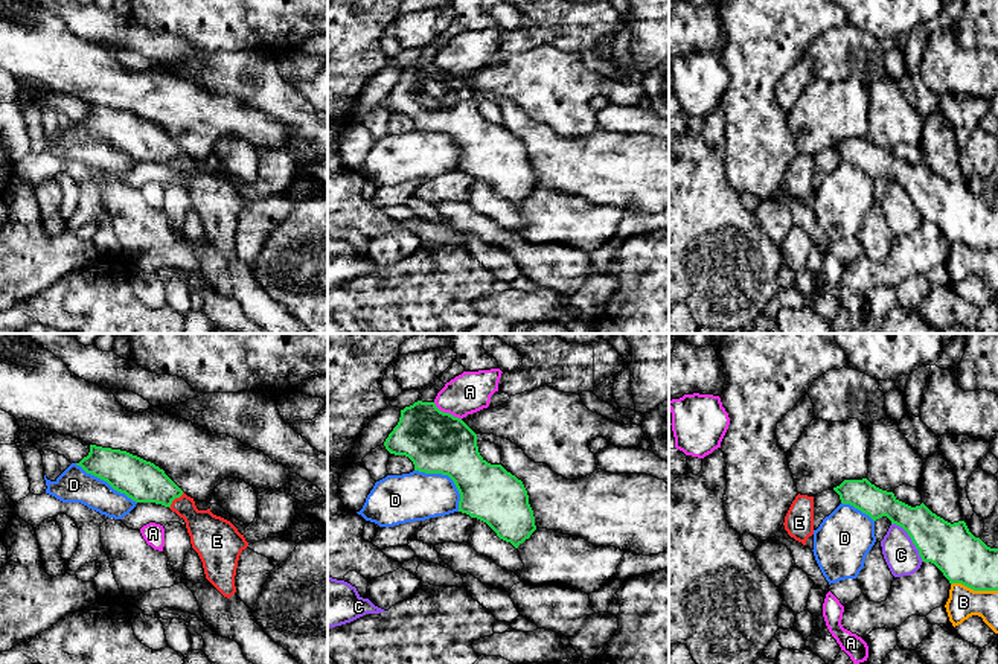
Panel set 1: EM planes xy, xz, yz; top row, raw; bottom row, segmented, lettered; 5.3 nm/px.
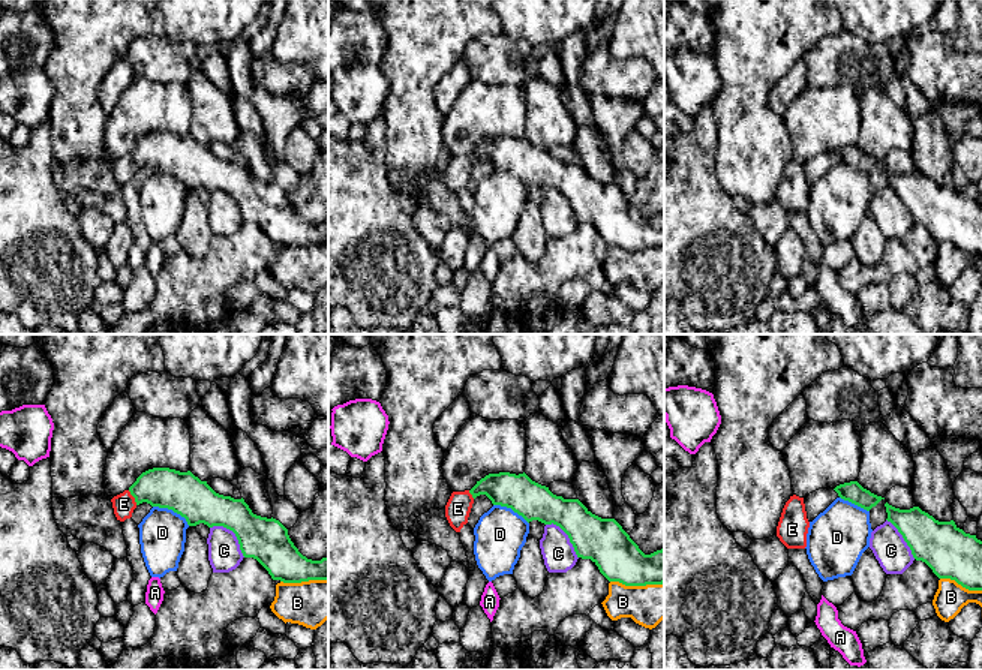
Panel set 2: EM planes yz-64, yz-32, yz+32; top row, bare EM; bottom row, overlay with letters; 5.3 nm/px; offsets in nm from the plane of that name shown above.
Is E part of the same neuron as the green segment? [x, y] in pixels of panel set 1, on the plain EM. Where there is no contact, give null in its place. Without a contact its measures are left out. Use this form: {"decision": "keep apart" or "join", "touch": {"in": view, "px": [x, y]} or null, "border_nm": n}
{"decision": "join", "touch": {"in": "xy", "px": [174, 157]}, "border_nm": 120}

